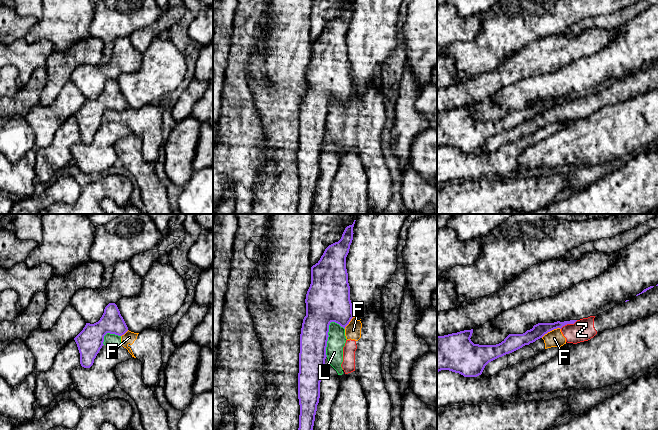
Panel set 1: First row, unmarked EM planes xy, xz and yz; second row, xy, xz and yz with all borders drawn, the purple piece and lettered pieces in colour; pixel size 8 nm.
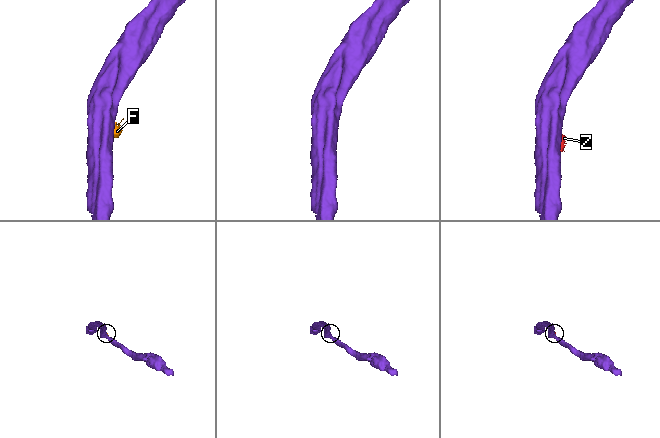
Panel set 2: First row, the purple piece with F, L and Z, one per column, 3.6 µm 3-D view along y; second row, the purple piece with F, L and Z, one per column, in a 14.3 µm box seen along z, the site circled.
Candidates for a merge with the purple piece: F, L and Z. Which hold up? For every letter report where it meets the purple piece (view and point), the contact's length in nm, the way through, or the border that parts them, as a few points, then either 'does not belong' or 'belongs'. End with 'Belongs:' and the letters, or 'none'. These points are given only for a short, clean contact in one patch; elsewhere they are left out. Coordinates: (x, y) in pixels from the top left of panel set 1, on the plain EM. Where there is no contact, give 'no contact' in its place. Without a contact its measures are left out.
F: meets purple in yz at (550, 106); contact 180 nm long; border along yz (560, 104), (554, 104), (541, 113); does not belong
L: meets purple in xz at (327, 114); contact 300 nm long; border along xz (334, 97), (329, 101), (326, 132); does not belong
Z: meets purple in yz at (568, 99); contact 160 nm long; border along yz (577, 96), (573, 99), (567, 99), (560, 104); does not belong
Belongs: none

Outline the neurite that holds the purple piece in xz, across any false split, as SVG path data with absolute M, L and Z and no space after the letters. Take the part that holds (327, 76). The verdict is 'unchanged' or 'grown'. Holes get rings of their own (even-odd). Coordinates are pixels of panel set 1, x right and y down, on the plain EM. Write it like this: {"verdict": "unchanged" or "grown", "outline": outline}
{"verdict": "unchanged", "outline": "M354 0L345 4L341 15L329 21L320 36L311 43L311 60L306 70L306 92L303 95L300 110L300 129L299 129L299 149L298 149L298 175L300 181L298 214L311 214L312 206L320 174L320 158L322 143L325 141L326 123L328 117L329 101L331 98L339 100L345 105L353 94L352 79L350 76L350 62L348 59L348 49L346 45L346 33L349 29L350 21L353 16Z"}

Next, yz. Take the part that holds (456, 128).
{"verdict": "unchanged", "outline": "M576 97L538 99L523 110L509 110L496 121L474 120L470 115L473 105L437 112L437 148L449 146L464 153L477 153L489 138L535 118L554 105L561 105Z"}

